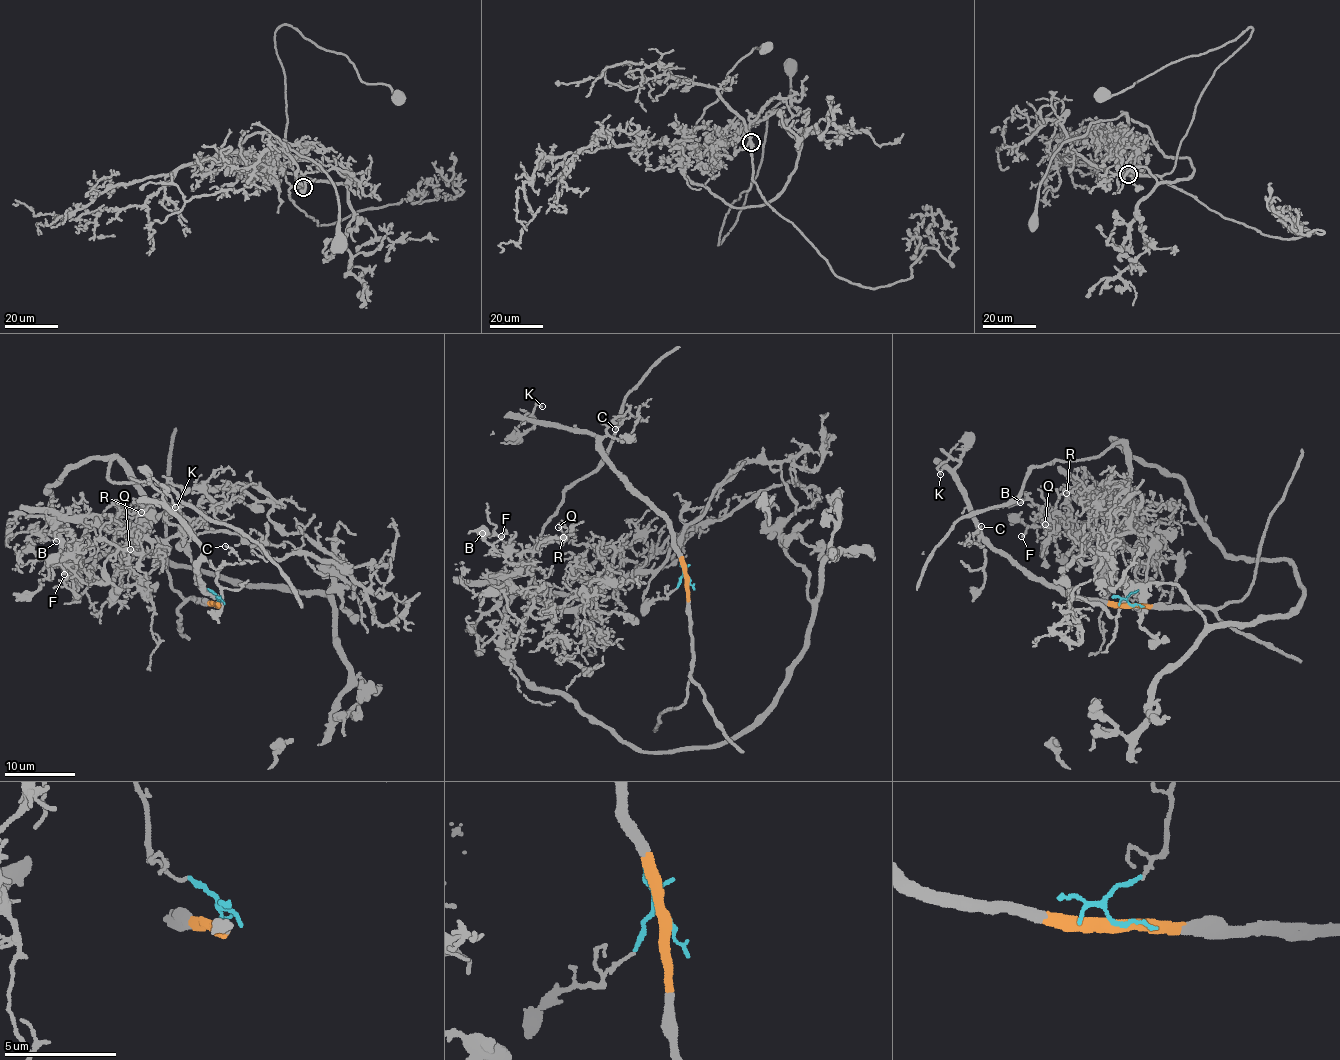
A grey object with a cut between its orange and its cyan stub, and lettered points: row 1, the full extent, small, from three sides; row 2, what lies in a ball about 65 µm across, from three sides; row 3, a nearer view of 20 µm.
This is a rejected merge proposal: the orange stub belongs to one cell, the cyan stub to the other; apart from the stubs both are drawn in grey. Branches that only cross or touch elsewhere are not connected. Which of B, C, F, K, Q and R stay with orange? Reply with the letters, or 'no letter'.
C, K

